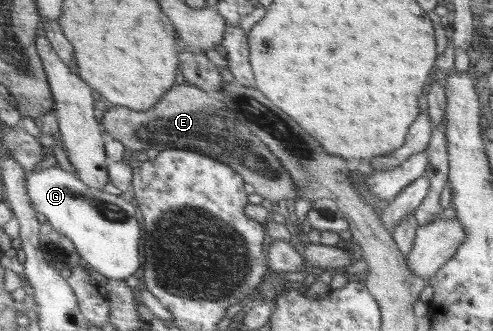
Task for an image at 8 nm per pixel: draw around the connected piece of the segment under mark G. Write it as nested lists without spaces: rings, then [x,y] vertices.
[[[49,167],[40,171],[29,170],[25,175],[25,185],[38,216],[54,229],[69,238],[78,254],[107,279],[124,281],[140,268],[138,242],[140,224],[136,220],[134,204],[126,202],[120,195],[98,192],[76,175]]]

